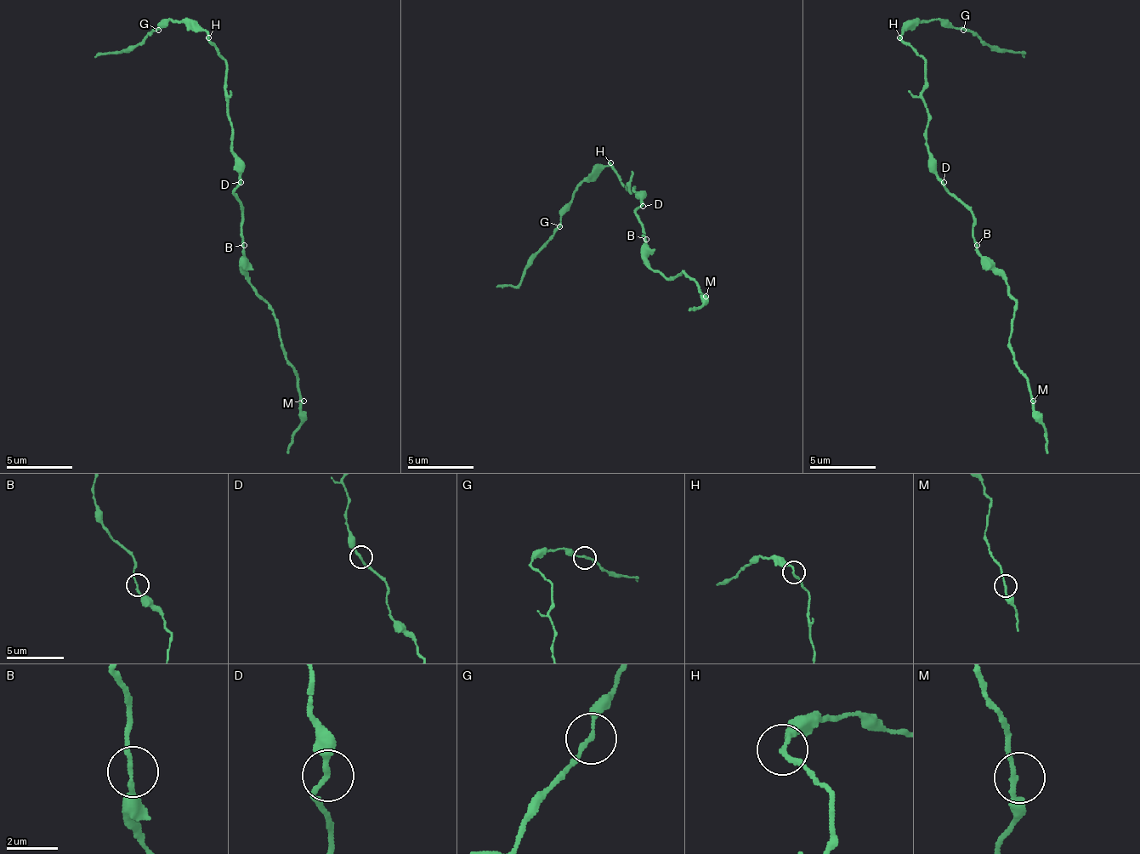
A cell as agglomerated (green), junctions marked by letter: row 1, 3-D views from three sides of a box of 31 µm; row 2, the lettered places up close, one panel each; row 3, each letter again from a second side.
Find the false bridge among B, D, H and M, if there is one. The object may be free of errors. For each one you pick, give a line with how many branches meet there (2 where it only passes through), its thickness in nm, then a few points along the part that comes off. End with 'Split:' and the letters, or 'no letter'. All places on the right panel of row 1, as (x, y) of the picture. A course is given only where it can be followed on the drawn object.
H: Branches: 2. Thickness 170 nm. Course of the part to remove: (900, 37), (930, 19), (947, 19), (996, 49), (1023, 56)
Split: H

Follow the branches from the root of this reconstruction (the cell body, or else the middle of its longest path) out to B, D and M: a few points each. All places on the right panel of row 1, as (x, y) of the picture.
B: (937, 169), (937, 175), (944, 185), (973, 215), (973, 241), (977, 245)
D: (937, 169), (937, 175), (944, 182)
M: (937, 169), (944, 185), (973, 215), (977, 248), (1006, 281), (1013, 301), (1013, 364), (1033, 401)

